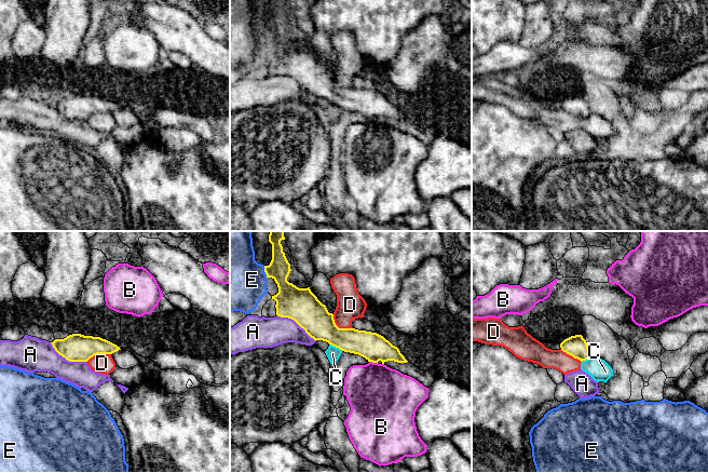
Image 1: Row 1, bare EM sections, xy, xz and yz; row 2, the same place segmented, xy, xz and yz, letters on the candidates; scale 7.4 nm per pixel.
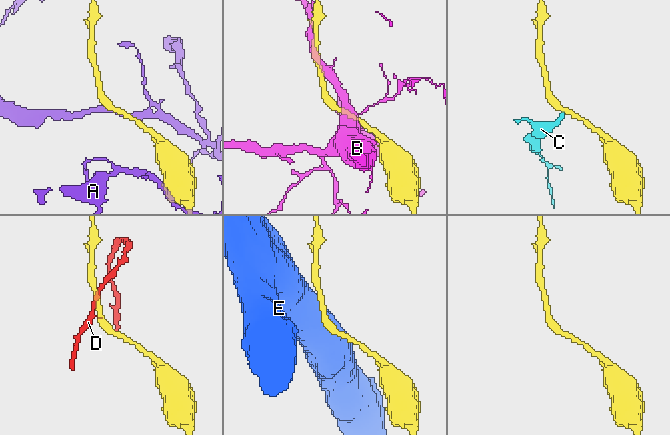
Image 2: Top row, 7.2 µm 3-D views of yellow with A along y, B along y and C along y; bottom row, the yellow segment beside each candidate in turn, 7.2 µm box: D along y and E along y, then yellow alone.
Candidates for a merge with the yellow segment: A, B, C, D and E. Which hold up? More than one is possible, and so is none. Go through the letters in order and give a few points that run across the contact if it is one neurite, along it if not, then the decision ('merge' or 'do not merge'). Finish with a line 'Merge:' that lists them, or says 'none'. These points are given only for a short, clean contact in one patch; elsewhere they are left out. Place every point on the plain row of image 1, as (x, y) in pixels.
A: do not merge
B: do not merge
C: line xz (329, 102), (342, 108); do not merge
D: line xz (332, 72), (334, 80), (339, 85), (352, 86); do not merge
E: line xz (263, 24), (267, 35); do not merge
Merge: none

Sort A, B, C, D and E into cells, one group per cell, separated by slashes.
A / B / C D / E

